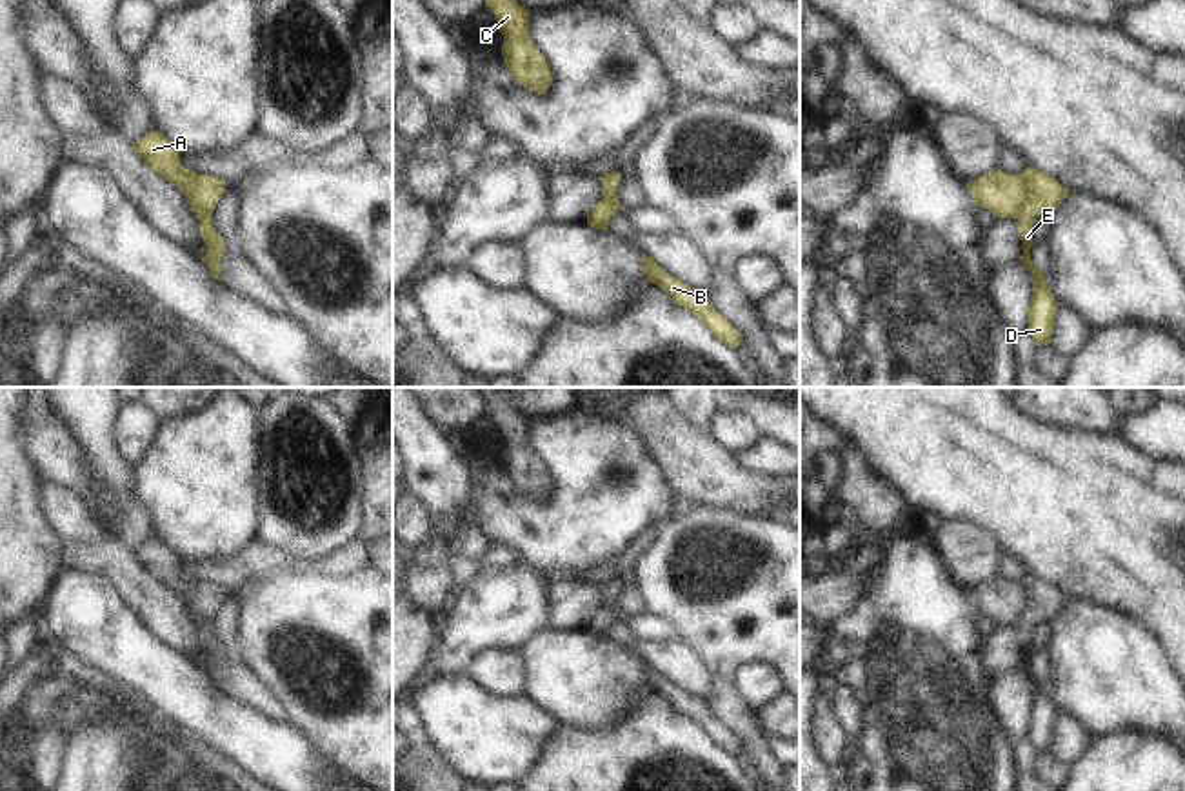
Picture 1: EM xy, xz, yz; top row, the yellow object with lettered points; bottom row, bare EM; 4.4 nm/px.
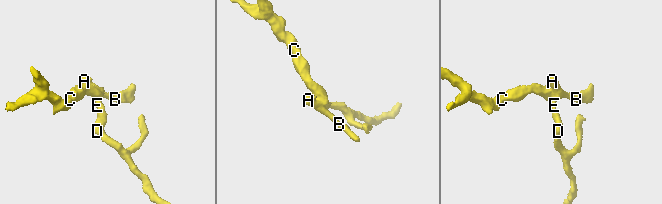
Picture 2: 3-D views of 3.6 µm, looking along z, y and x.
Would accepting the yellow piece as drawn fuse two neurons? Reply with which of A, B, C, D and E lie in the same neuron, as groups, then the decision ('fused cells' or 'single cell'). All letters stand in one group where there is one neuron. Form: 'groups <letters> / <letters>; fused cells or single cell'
groups A B D E / C; fused cells

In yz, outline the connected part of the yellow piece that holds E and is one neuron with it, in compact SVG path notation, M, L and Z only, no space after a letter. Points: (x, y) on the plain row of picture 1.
M1027 573L1021 584L1025 586L1027 593L1027 609L1018 624L1018 644L1023 651L1023 662L1020 666L1034 686L1032 709L1029 715L1029 742L1040 755L1051 751L1058 709L1029 662L1032 655L1032 629L1040 622L1051 622L1067 606L1069 596L1065 596L1056 586L1043 582L1032 573Z

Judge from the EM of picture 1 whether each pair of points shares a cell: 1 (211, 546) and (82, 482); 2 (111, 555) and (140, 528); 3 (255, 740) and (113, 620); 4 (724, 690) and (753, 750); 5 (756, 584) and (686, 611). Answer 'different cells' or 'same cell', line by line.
1: different cells
2: different cells
3: same cell
4: same cell
5: same cell

